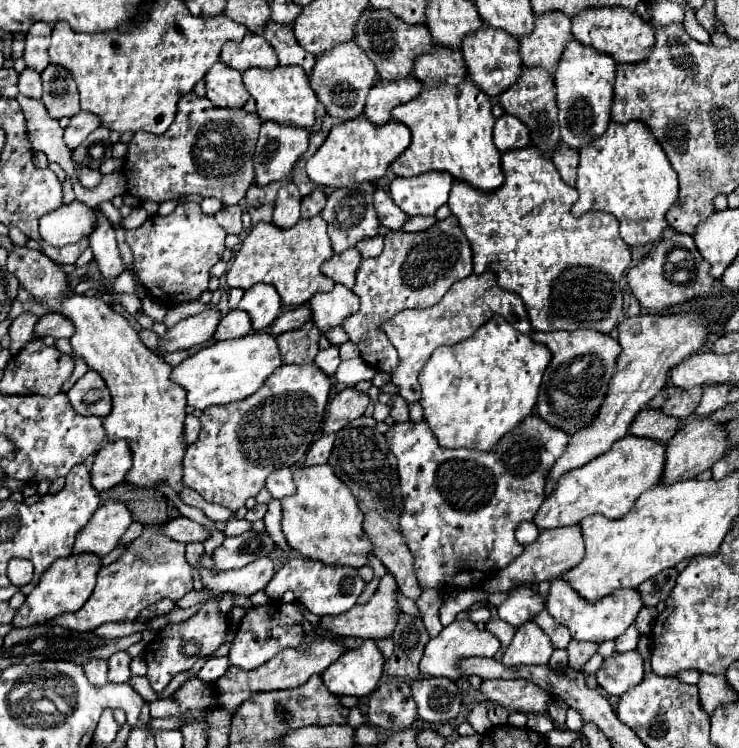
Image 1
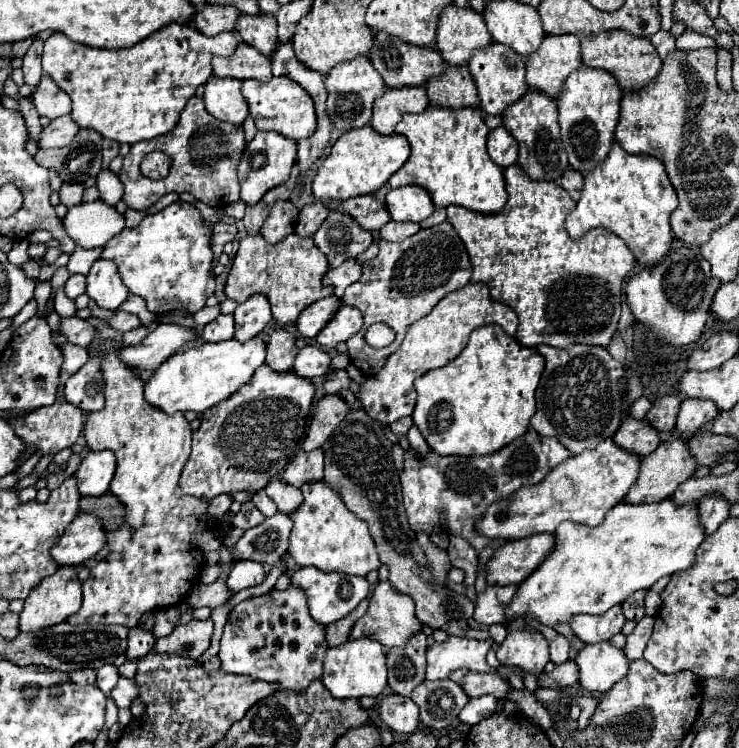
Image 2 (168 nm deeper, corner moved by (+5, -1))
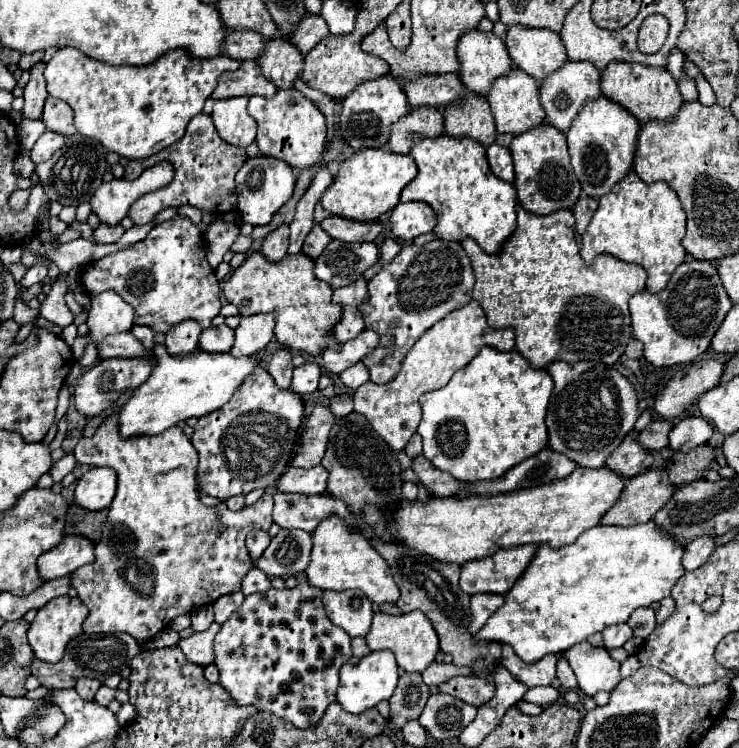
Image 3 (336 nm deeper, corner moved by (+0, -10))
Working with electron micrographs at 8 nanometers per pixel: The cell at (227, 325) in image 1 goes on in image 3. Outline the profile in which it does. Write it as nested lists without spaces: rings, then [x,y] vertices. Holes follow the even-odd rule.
[[[210,326],[198,338],[198,348],[204,352],[230,352],[234,344],[234,330],[224,326]]]

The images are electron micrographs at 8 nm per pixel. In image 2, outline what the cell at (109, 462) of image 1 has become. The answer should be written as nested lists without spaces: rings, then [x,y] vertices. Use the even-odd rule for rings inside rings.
[[[89,451],[83,463],[77,469],[77,485],[81,495],[99,497],[109,489],[109,483],[115,475],[115,455],[105,451]]]

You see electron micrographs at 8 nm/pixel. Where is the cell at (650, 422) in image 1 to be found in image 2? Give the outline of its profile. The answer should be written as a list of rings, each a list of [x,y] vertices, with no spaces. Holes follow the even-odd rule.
[[[629,413],[623,417],[623,425],[619,427],[619,433],[615,433],[613,441],[619,447],[623,447],[635,455],[641,455],[641,457],[653,453],[661,443],[657,429],[651,429],[651,425],[647,425],[647,421],[635,419]]]

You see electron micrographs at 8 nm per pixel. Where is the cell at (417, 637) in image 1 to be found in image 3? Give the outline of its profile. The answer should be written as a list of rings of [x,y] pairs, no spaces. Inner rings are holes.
[[[404,672],[398,680],[394,696],[390,698],[390,720],[392,724],[402,730],[404,722],[416,720],[430,696],[430,688],[422,682],[420,674]]]

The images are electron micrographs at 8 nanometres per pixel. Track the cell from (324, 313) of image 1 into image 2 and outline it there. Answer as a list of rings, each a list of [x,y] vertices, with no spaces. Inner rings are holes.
[[[341,303],[339,313],[335,313],[335,317],[331,317],[331,321],[319,331],[315,341],[323,349],[335,349],[339,341],[347,341],[351,335],[355,335],[361,329],[361,325],[363,317],[359,309],[351,309],[351,305]]]

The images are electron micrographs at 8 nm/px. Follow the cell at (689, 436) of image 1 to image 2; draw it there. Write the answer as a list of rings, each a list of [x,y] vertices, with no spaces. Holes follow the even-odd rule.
[[[683,437],[663,441],[651,455],[647,455],[641,461],[641,471],[639,471],[637,483],[625,495],[623,501],[627,501],[627,503],[655,503],[665,497],[671,497],[671,493],[683,481],[687,481],[695,473],[695,469],[697,469],[697,465],[695,465],[695,461],[691,461],[691,453],[687,453],[687,441]]]

